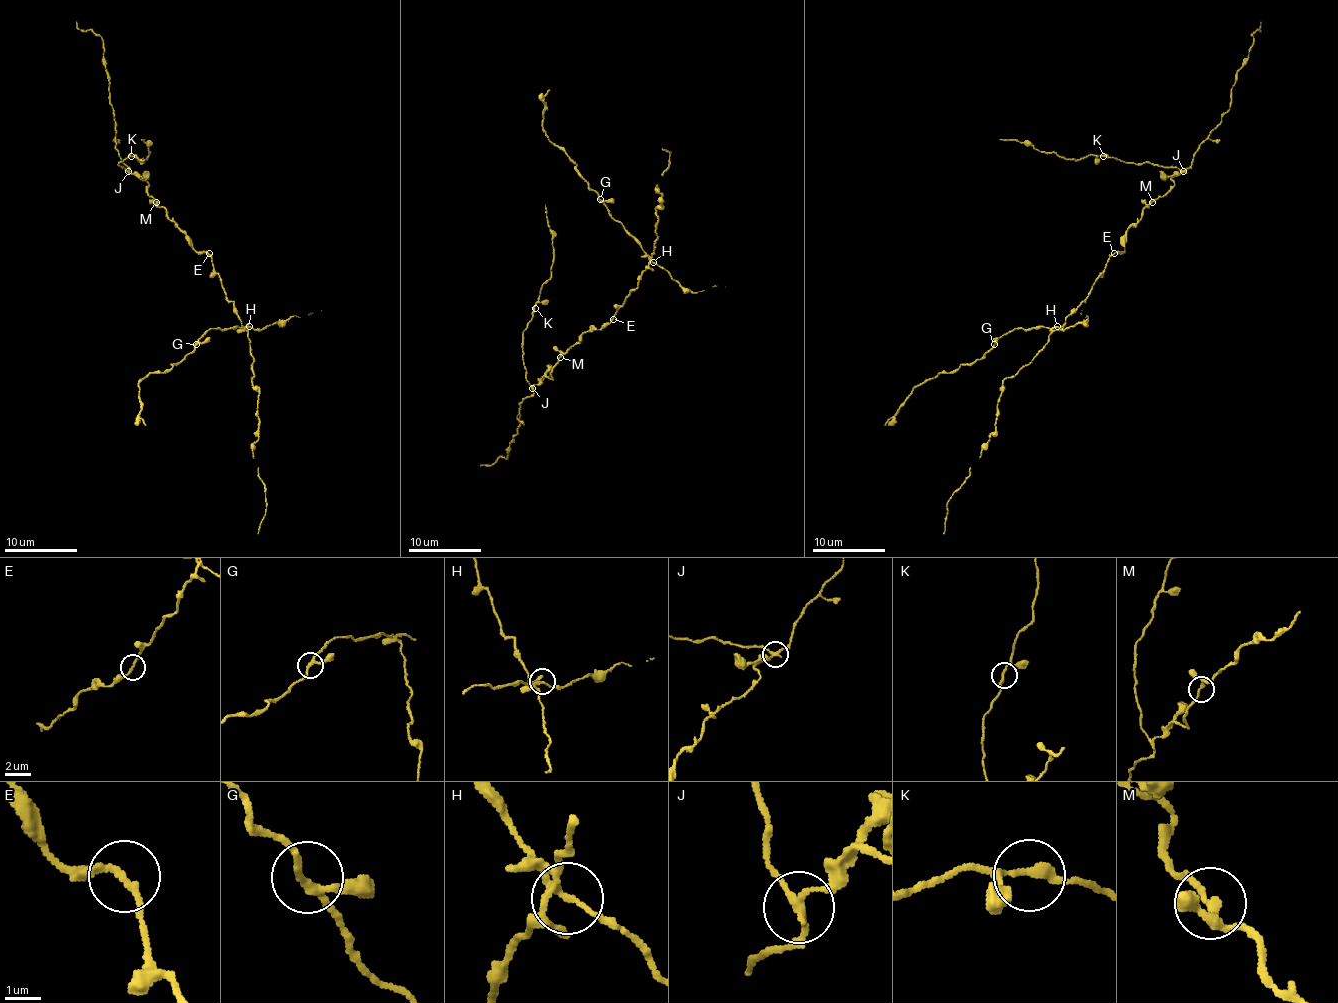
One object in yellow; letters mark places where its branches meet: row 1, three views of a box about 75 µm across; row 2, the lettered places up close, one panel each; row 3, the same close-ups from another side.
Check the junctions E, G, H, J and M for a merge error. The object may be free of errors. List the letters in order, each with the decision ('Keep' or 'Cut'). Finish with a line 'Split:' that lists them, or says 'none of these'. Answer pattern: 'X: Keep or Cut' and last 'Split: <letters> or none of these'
E: Keep
G: Keep
H: Keep
J: Cut
M: Keep
Split: J

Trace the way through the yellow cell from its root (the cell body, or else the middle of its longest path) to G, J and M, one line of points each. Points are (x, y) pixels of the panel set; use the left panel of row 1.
G: (211, 258), (213, 271), (220, 278), (225, 297), (246, 330), (211, 328), (196, 344)
J: (211, 258), (205, 251), (196, 251), (191, 240), (147, 193), (147, 183), (129, 171)
M: (211, 258), (205, 251), (196, 251), (191, 240), (156, 202)

